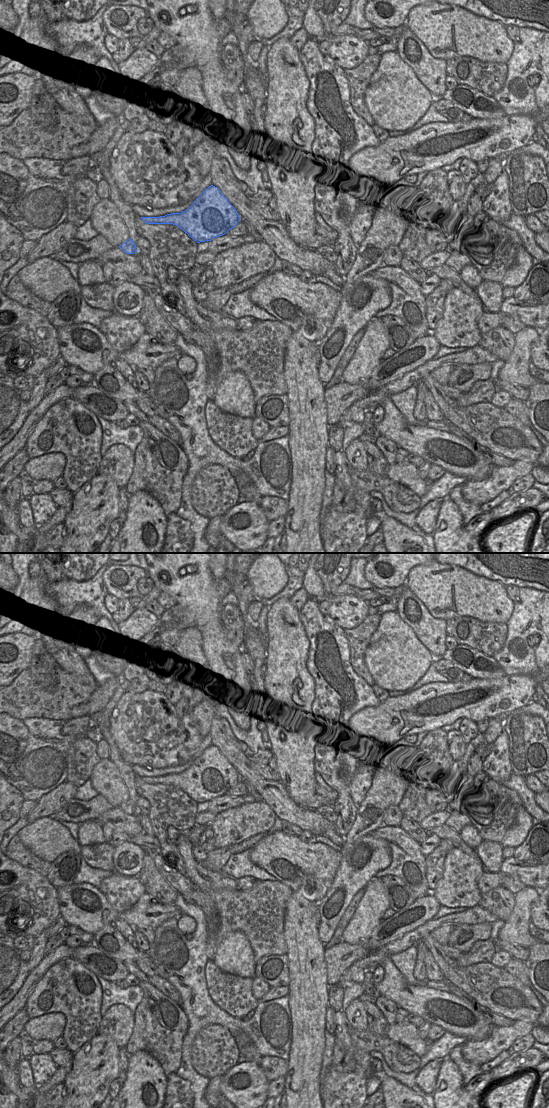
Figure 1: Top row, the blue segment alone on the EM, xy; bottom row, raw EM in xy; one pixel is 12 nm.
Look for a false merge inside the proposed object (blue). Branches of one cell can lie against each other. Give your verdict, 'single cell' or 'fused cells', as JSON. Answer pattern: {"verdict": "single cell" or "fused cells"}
{"verdict": "fused cells"}

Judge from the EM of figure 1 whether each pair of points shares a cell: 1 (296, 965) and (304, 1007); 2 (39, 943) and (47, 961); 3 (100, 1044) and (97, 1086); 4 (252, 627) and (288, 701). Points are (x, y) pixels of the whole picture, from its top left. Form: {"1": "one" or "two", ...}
{"1": "one", "2": "two", "3": "one", "4": "two"}

